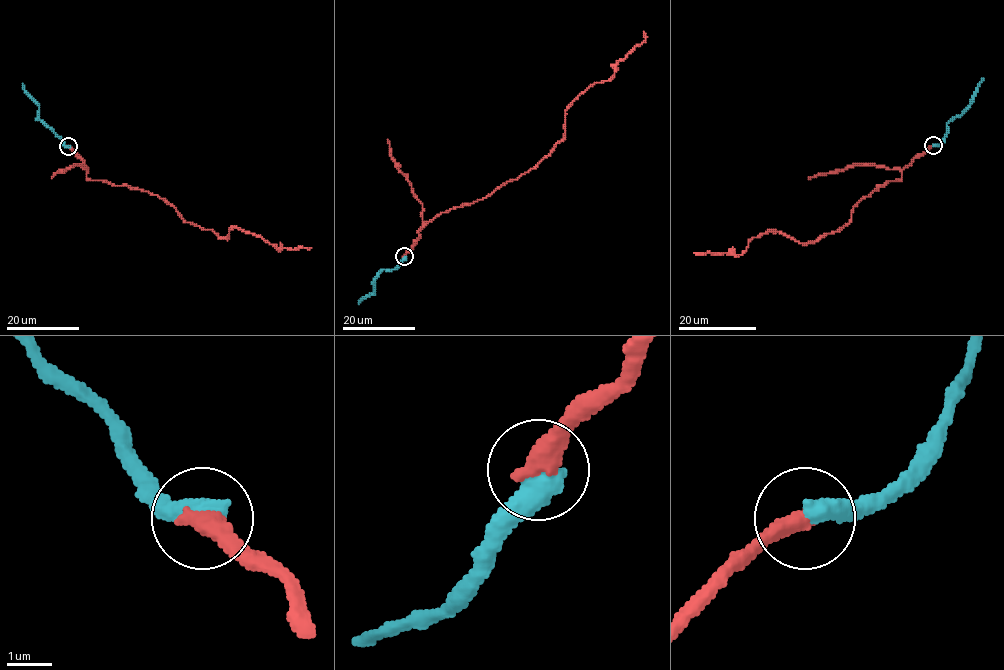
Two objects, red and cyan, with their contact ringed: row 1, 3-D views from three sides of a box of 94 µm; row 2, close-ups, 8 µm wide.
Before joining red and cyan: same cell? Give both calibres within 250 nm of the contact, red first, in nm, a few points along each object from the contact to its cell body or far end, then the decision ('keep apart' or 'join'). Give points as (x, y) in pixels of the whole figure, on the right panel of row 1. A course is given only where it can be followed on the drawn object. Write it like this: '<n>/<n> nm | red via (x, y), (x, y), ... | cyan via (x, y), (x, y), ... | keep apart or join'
480/550 nm | red via (933, 145), (898, 180), (864, 197), (846, 225), (814, 243), (772, 231), (750, 240), (741, 254), (694, 253) | cyan via (933, 145), (945, 137), (947, 124), (960, 114), (983, 78) | join

